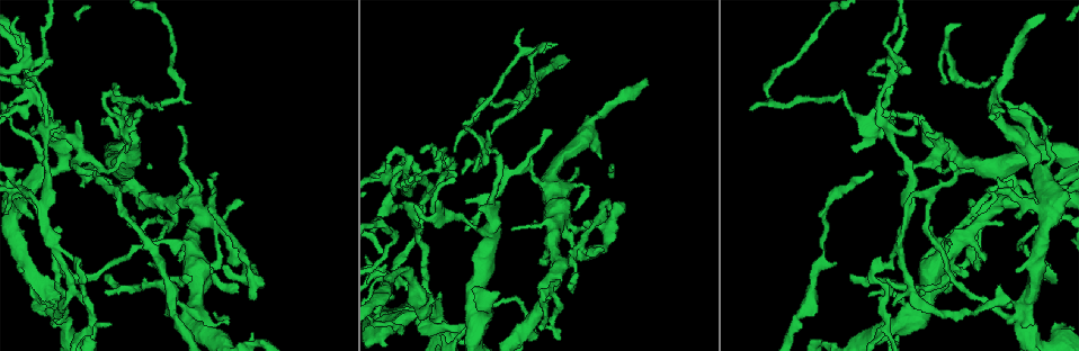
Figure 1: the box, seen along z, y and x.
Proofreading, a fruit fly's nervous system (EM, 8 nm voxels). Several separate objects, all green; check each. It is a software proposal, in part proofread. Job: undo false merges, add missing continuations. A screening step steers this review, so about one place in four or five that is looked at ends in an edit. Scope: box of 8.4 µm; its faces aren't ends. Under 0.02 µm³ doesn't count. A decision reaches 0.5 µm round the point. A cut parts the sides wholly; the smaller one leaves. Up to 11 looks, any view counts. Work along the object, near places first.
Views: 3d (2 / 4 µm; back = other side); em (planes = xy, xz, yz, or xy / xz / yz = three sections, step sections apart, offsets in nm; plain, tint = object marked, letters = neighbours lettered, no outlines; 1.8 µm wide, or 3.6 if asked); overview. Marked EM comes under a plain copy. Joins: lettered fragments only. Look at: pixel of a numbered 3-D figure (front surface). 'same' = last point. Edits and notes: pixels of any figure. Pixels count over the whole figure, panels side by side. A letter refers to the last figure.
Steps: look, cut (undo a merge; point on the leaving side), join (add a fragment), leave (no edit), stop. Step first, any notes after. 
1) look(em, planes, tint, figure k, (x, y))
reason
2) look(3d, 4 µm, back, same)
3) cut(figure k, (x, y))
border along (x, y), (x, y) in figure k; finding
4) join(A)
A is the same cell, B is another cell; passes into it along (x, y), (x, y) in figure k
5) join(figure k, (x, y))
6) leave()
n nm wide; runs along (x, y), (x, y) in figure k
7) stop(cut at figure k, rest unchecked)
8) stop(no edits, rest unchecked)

look(3d, 4 µm, back, figure 1, (950, 242))
thin end

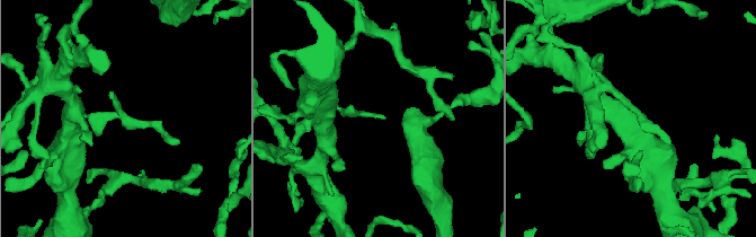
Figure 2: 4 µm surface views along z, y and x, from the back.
look(em, planes, letters, figure 2, (383, 119))

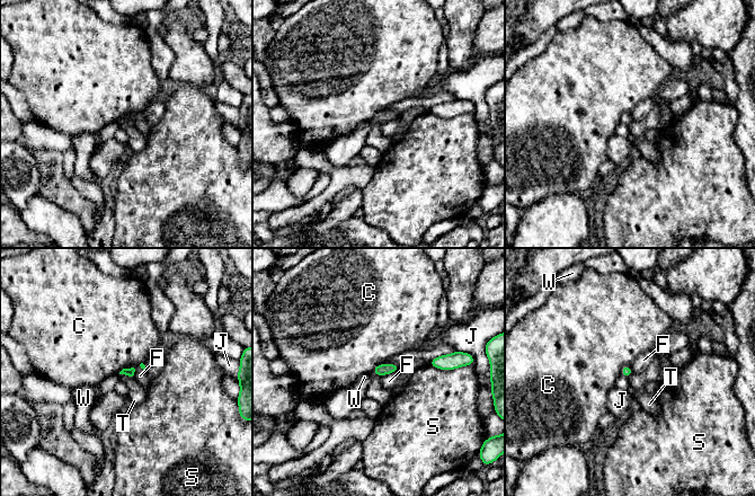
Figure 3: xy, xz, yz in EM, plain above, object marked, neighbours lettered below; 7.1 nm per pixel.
leave()
S touches over 220 nm; C, F, J, S, T and W are other cells; border along (120, 373), (131, 377) in figure 3; no lettered fragment goes on from it

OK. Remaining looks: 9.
look(3d, 2 µm, figure 1, (399, 270))
four-way junction

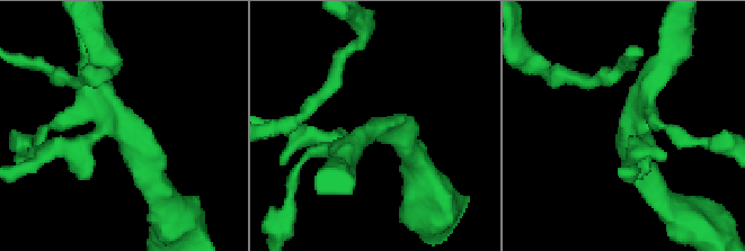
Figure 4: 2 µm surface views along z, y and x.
look(em, xy, step 4, tint, figure 4, (631, 117))
now the EM

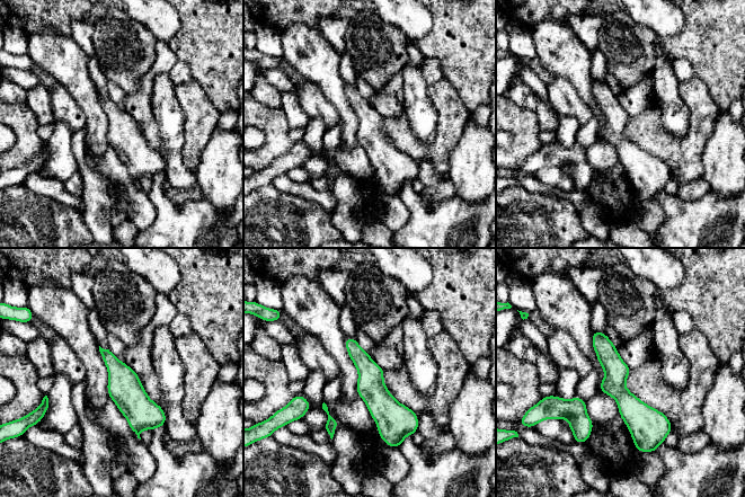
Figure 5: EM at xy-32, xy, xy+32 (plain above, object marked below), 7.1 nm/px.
look(em, planes, letters, same)

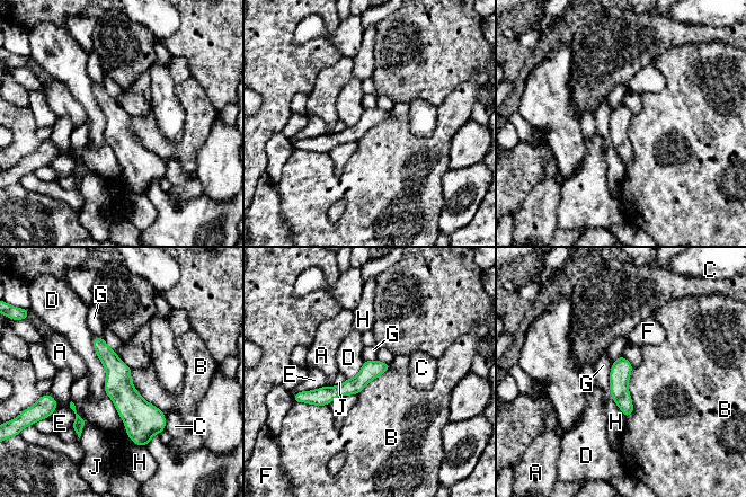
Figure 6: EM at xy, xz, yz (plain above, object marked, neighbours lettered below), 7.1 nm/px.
leave()
A, B, C, D, E, F, G, H and J are other cells; border along (633, 367), (625, 419) in figure 6; one neuron here

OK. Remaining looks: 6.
look(em, 3.6 µm, planes, tint, figure 1, (874, 126))
sharp bend

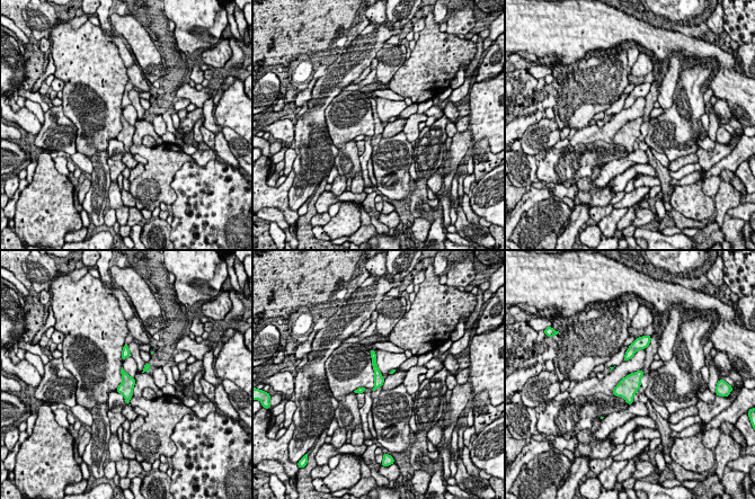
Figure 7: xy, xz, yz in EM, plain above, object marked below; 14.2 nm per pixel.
look(em, 3.6 µm, planes, letters, same)

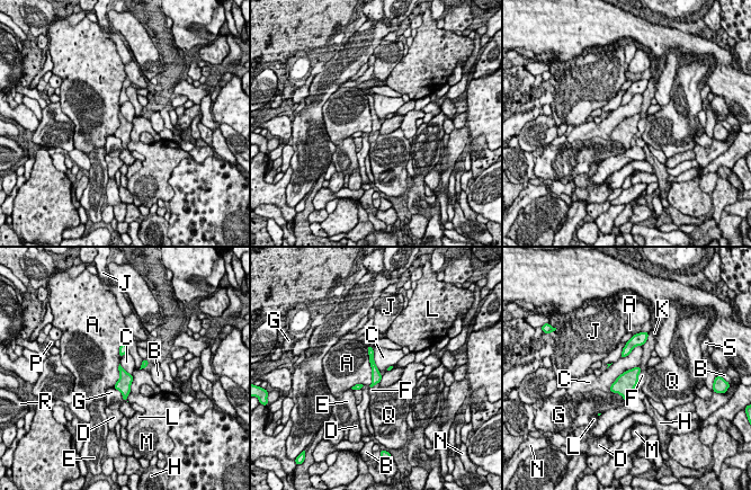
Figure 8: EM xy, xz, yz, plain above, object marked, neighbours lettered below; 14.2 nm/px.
leave()
A, B, C, D, E, F, G, H, J, K, L, M, N, P, Q, R and S are other cells; border along (638, 365), (625, 370), (609, 391) in figure 8; all the same neuron

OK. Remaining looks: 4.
look(3d, 2 µm, figure 1, (560, 340))

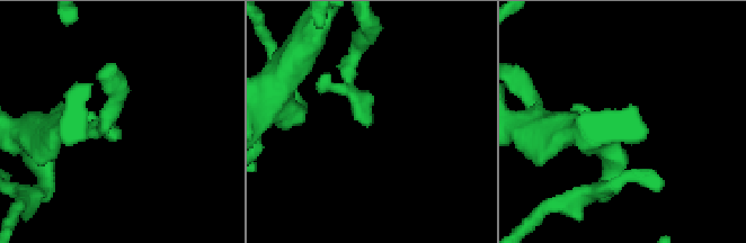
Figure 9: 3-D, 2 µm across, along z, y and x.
look(em, planes, letters, figure 9, (372, 121))
shape alone is not enough

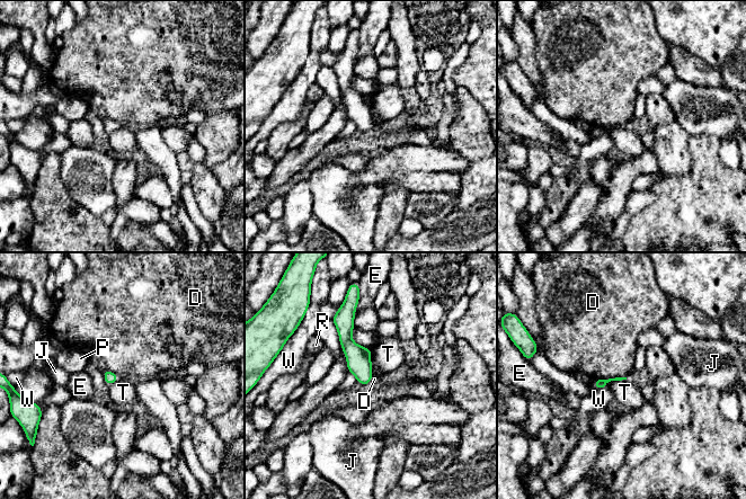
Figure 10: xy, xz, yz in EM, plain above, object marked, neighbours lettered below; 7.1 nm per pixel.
leave()
D, E, J, P, R, T and W are other cells; runs along (347, 315), (346, 341), (367, 381) in figure 10; no lettered fragment goes on from it

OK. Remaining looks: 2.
stop(no edits, rest unchecked)

